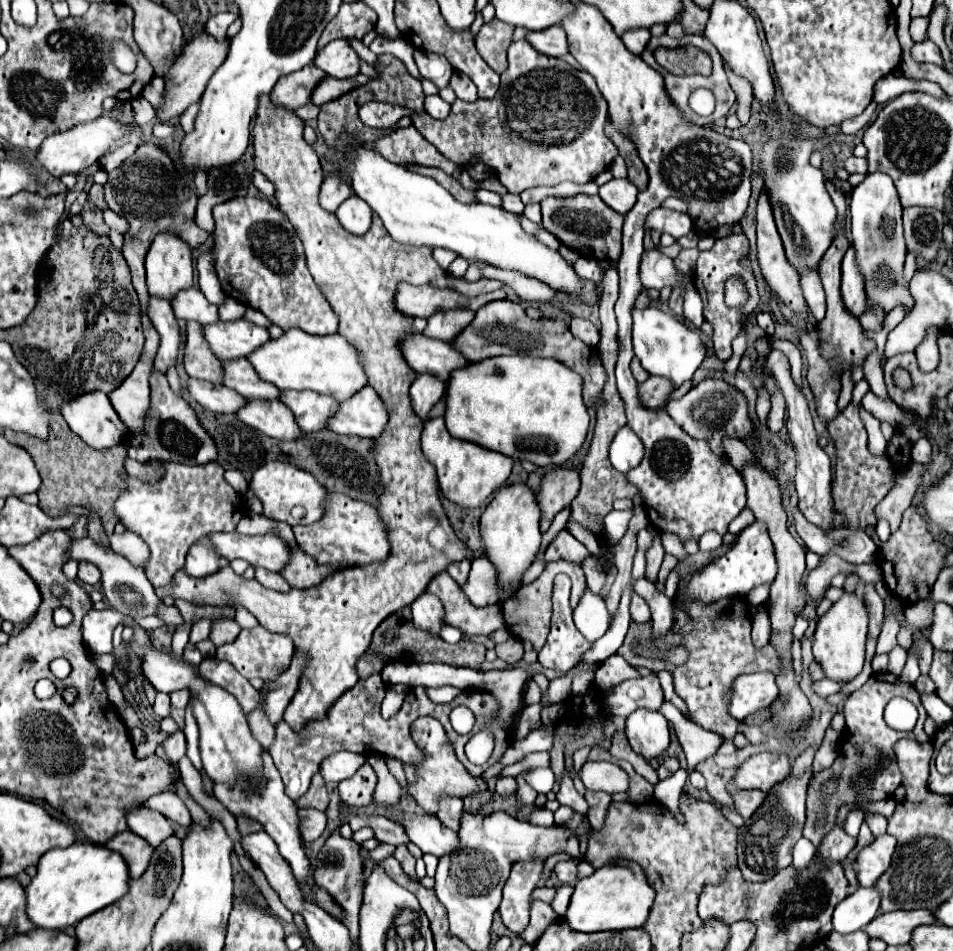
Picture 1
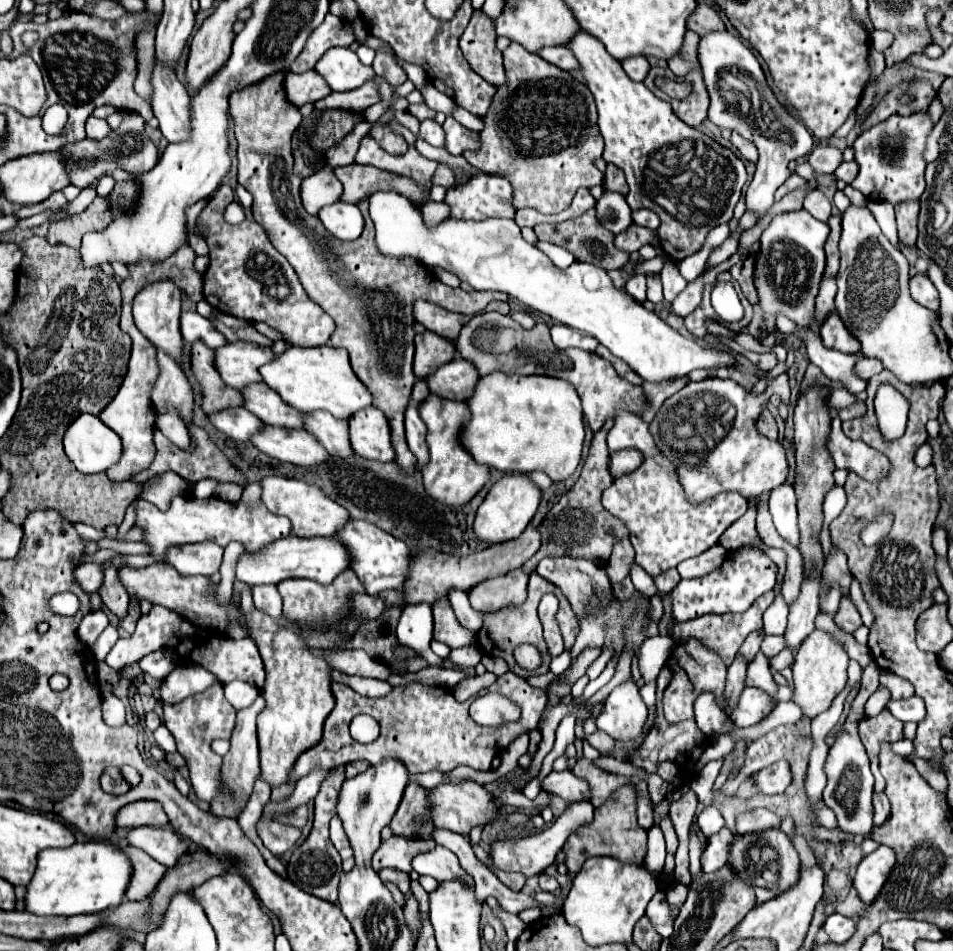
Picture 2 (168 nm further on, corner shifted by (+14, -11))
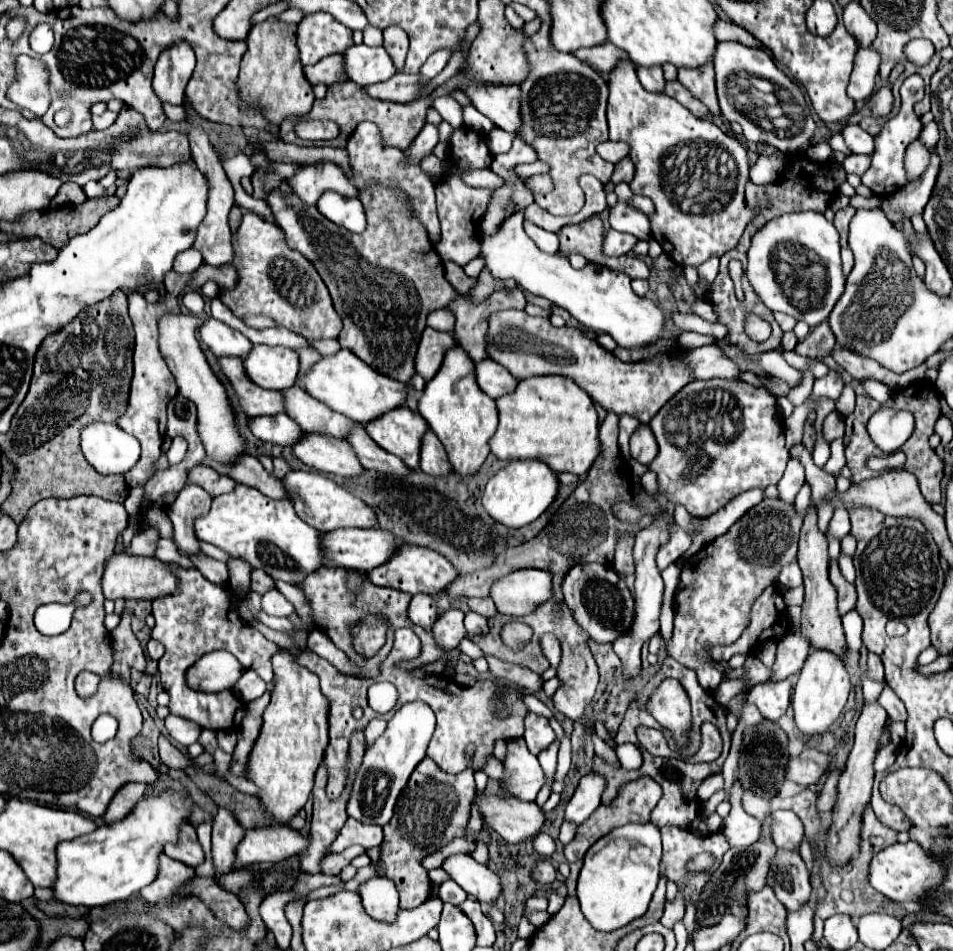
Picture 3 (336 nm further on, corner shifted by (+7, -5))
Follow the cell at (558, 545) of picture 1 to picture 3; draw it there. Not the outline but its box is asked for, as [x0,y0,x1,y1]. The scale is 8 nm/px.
[563,564,635,644]

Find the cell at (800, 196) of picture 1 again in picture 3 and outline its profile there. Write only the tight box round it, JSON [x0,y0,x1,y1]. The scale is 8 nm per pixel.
[745,212,845,328]

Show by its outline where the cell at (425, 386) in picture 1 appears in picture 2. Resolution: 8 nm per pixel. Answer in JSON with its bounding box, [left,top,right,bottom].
[406,402,428,466]

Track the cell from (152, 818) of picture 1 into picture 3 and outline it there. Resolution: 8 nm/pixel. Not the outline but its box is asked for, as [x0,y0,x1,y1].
[165,824,205,868]

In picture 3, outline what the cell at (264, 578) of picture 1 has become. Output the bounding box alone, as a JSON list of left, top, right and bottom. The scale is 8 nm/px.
[263,590,293,616]

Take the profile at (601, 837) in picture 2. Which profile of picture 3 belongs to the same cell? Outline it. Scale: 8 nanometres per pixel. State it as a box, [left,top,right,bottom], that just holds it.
[565,776,661,862]

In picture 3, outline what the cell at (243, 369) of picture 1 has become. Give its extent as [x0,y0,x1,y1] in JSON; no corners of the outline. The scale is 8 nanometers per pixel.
[283,386,361,438]

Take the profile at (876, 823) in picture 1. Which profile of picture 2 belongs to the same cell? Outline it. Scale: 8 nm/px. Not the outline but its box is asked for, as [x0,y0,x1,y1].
[824,662,880,836]

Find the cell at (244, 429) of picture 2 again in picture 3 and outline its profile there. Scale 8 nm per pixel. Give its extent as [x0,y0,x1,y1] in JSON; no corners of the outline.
[249,414,307,446]

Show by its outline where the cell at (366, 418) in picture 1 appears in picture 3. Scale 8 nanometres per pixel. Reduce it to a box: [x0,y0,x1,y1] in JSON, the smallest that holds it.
[365,406,429,468]

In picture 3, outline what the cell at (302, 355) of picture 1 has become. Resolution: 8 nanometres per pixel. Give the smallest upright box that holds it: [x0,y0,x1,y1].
[303,348,407,424]

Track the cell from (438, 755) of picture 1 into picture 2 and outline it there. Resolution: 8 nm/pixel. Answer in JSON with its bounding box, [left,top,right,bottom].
[428,780,498,836]

